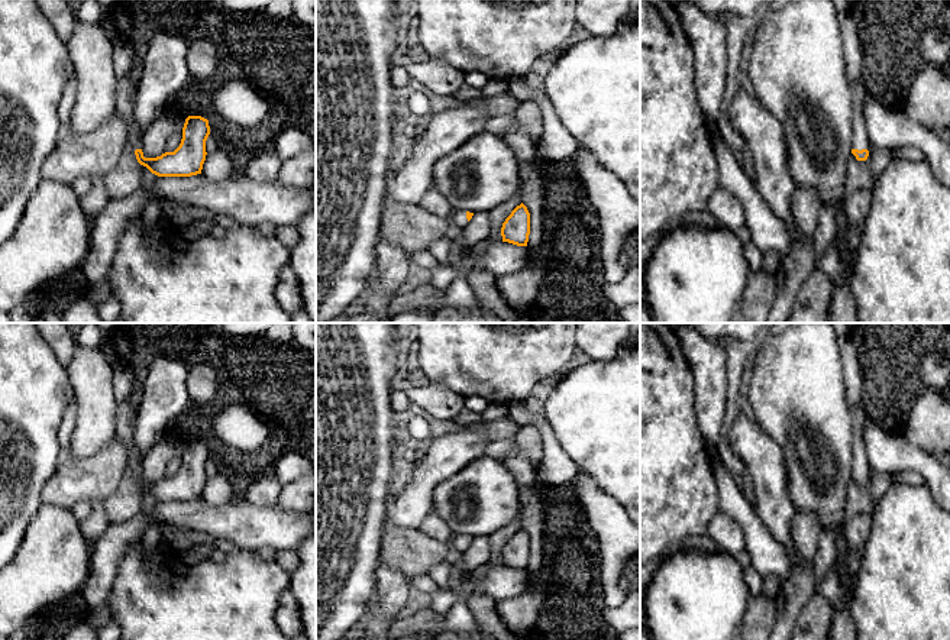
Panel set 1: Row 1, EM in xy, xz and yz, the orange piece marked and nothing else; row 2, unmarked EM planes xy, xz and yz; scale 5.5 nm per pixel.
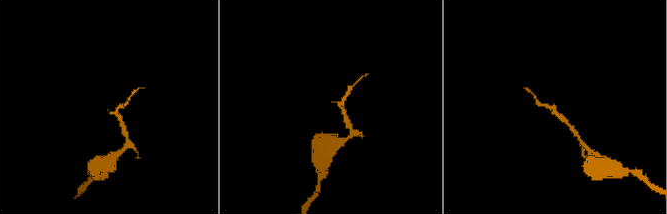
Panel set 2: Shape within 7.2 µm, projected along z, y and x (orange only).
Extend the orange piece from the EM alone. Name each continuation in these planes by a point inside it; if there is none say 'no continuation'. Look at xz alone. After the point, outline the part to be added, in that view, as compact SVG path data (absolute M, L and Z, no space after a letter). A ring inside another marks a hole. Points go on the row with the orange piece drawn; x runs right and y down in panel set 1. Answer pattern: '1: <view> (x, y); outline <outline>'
1: xz (459, 216); outline M453 210L453 222L458 227L463 229L468 223L466 211L465 210Z

